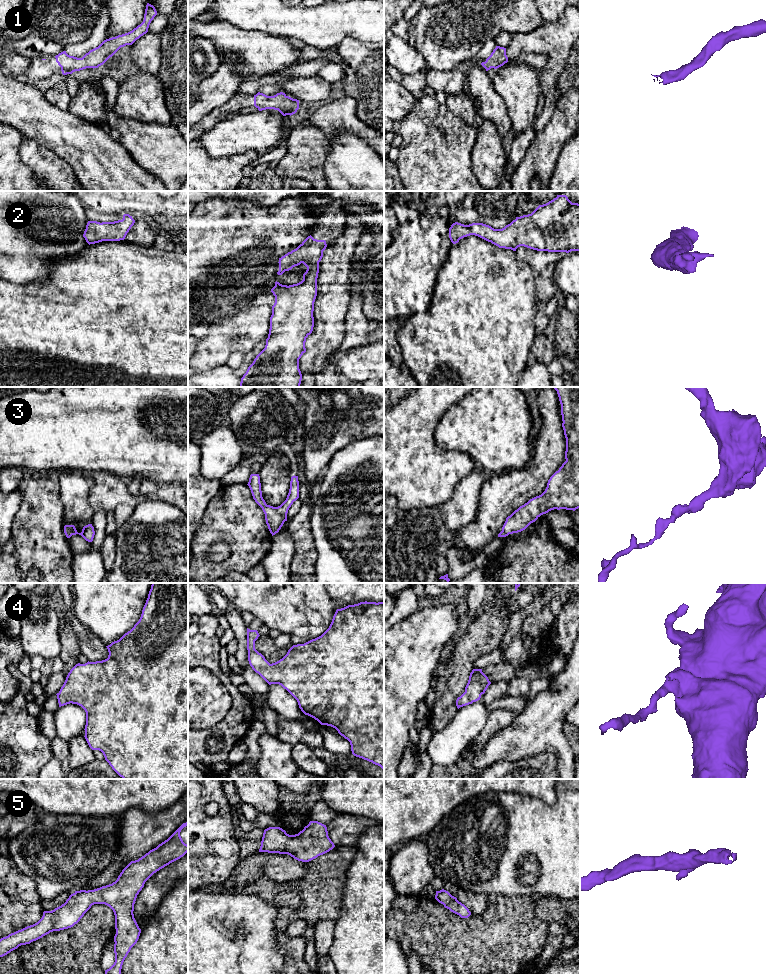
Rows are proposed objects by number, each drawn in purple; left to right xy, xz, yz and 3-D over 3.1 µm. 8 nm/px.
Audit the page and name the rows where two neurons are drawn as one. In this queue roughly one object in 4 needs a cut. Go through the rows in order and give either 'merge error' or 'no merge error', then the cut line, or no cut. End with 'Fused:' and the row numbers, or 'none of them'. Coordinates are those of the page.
1: no merge error; cut none
2: no merge error; cut none
3: no merge error; cut none
4: no merge error; cut none
5: no merge error; cut none
Fused: none of them

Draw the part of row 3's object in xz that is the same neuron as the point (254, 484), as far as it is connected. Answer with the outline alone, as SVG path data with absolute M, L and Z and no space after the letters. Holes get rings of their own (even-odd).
M251 474L247 484L251 490L253 499L262 508L265 514L266 524L270 533L275 535L279 532L284 522L287 521L287 513L294 501L299 498L298 476L292 476L290 489L286 500L278 507L267 505L262 497L259 474Z

